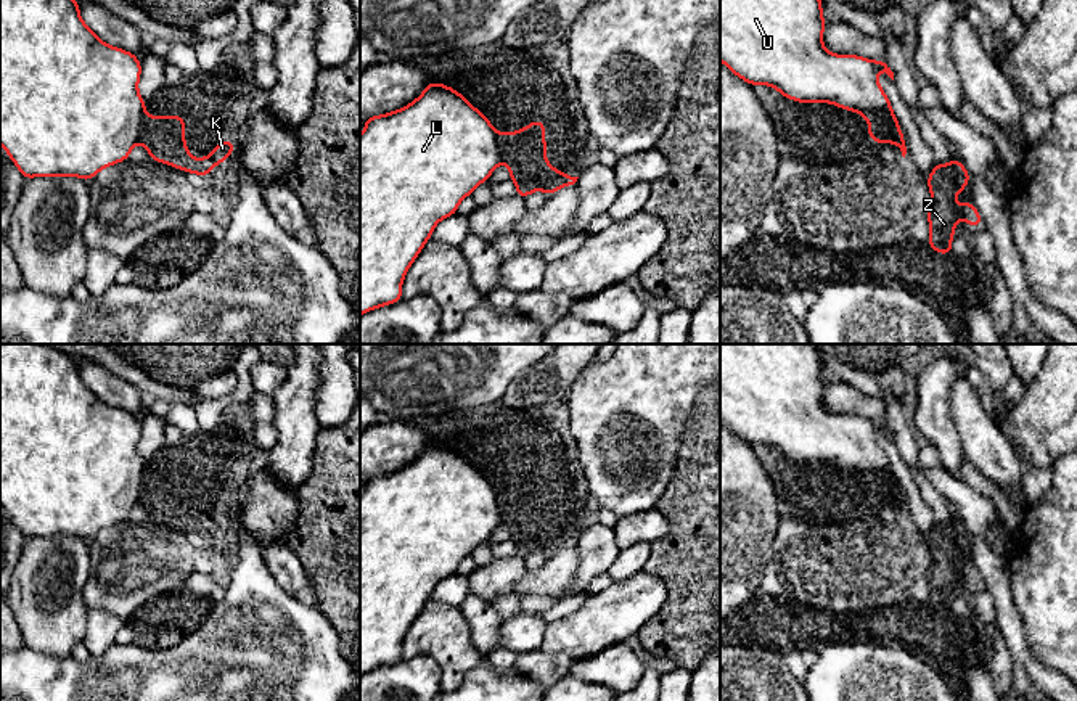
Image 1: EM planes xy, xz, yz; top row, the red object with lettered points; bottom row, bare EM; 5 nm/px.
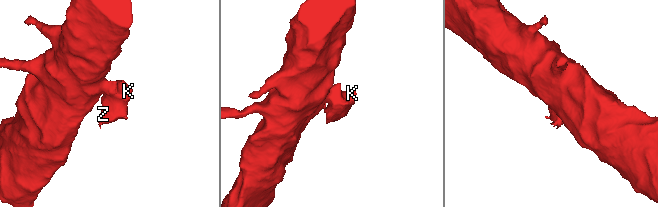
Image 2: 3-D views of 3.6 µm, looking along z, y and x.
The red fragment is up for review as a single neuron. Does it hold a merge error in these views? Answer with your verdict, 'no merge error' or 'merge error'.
merge error

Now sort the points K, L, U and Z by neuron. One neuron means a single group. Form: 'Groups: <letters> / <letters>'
Groups: K Z / L U

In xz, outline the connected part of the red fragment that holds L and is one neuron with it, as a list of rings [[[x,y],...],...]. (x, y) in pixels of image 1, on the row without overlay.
[[[428,442],[423,453],[402,469],[367,478],[360,495],[360,677],[402,659],[402,642],[436,585],[455,576],[458,564],[502,523],[490,481],[445,444]]]

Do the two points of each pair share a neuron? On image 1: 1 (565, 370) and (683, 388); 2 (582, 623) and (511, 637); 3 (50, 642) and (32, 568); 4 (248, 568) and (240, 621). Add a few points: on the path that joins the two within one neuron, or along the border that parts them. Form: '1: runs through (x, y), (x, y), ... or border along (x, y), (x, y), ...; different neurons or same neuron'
1: border along (595, 360), (579, 373), (565, 404); different neurons
2: border along (547, 624), (539, 648); different neurons
3: runs through (50, 624), (45, 586); same neuron
4: runs through (248, 581), (248, 608); same neuron

